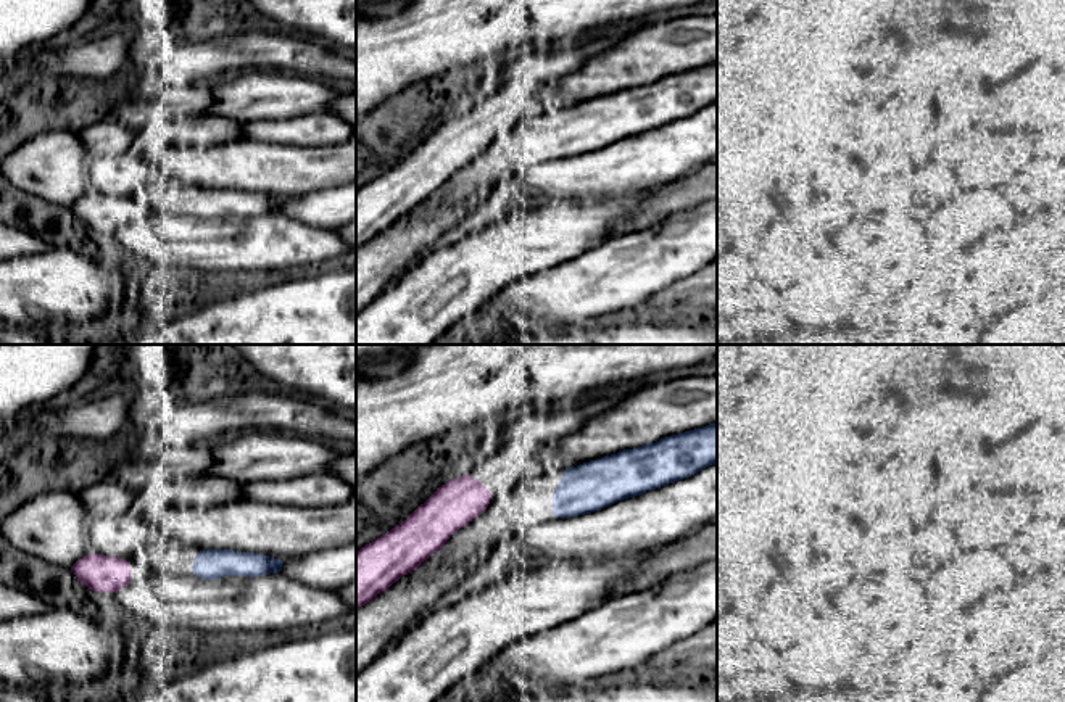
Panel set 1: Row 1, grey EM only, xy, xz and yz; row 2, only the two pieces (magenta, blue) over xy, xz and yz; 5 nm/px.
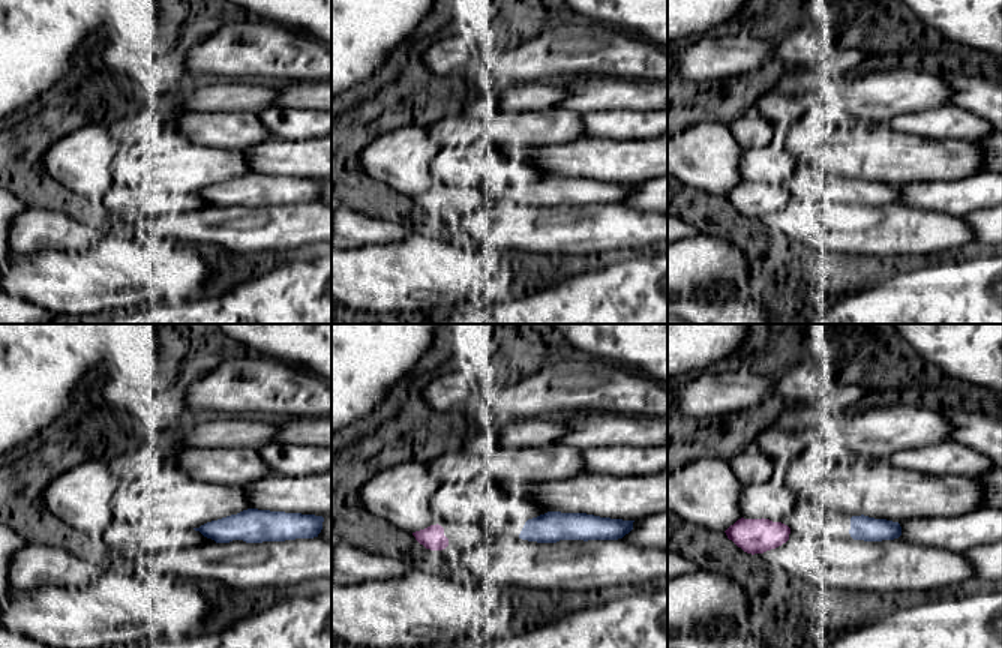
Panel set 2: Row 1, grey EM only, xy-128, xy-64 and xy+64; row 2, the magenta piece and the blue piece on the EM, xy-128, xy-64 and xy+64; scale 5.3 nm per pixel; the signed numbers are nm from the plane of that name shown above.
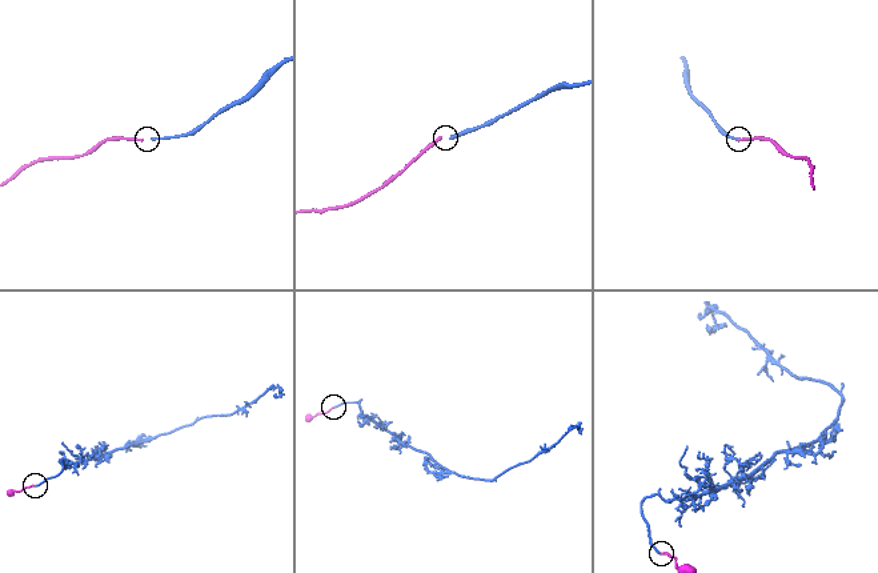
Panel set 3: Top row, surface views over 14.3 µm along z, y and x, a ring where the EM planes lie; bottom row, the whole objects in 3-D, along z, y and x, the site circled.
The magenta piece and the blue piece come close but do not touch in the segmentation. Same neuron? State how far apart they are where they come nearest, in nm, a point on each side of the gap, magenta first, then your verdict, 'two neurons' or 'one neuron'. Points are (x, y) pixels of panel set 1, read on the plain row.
gap 300 nm; span xz (490, 137), (551, 145); two neurons

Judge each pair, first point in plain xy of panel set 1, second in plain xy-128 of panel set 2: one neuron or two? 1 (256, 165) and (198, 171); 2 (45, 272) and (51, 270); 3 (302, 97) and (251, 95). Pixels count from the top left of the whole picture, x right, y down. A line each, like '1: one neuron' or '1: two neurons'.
1: two neurons
2: one neuron
3: two neurons

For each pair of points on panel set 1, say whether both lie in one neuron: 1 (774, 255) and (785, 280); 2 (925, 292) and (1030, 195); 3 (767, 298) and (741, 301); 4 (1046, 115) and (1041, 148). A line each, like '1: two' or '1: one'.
1: one
2: two
3: one
4: two

